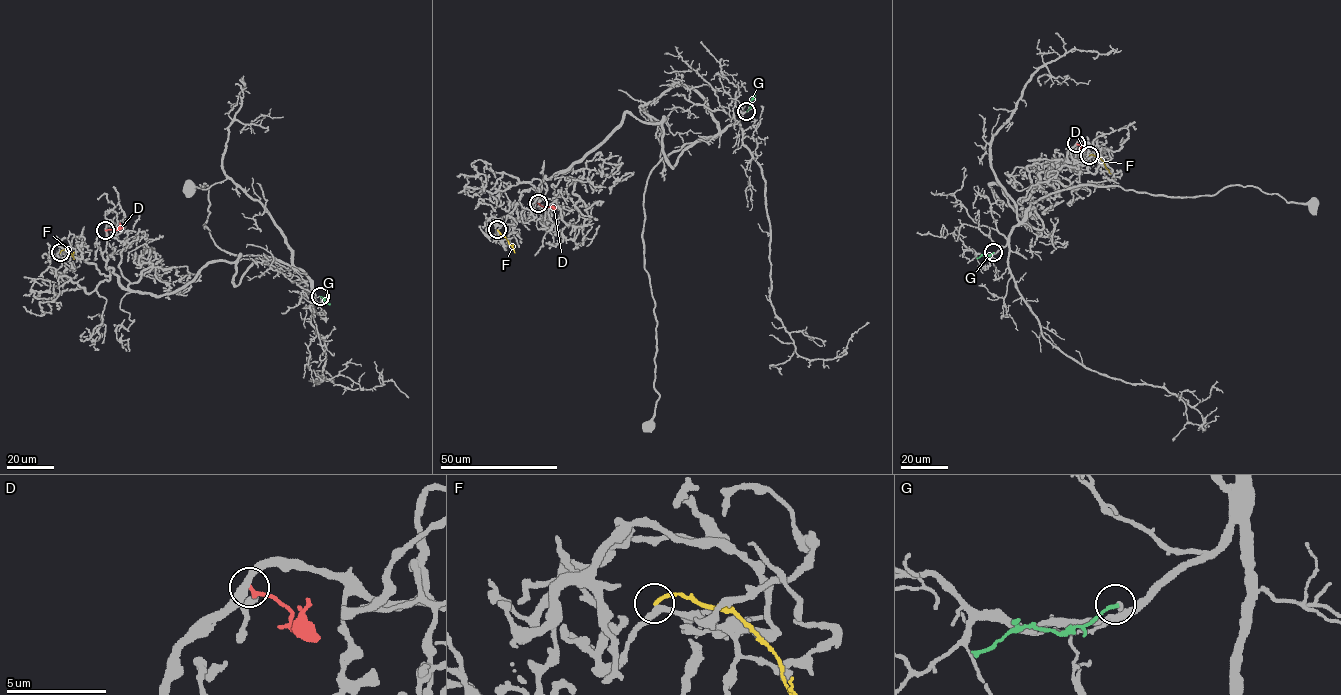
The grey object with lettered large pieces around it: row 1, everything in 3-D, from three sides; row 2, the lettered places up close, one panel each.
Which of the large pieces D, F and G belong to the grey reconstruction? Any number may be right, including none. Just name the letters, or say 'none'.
G

